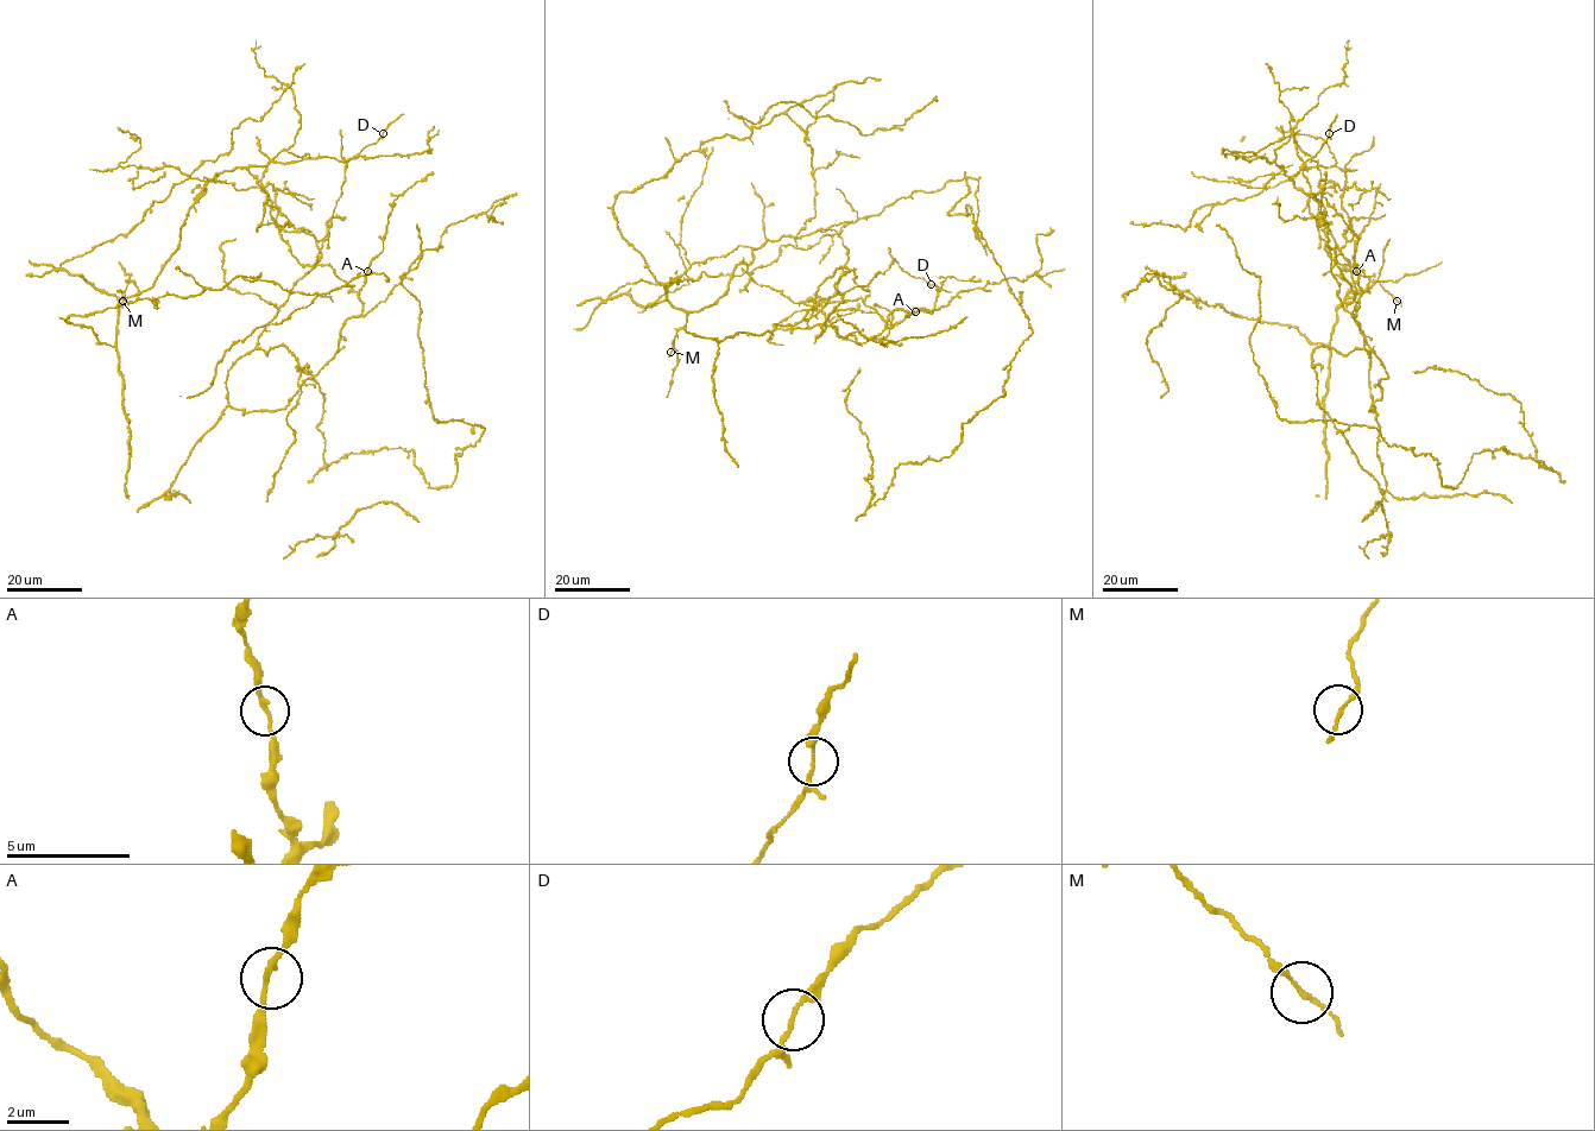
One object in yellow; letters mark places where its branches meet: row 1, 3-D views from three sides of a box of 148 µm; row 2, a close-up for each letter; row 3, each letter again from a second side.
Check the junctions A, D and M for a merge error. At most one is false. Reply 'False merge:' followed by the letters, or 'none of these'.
False merge: none of these

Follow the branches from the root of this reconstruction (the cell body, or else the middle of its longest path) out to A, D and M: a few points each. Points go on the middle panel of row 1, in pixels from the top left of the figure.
A: (806, 320), (774, 324), (833, 326), (840, 337), (865, 343), (894, 310), (915, 311)
D: (806, 320), (814, 316), (830, 297), (865, 286), (878, 271), (883, 273), (893, 258), (903, 271), (931, 284)
M: (806, 320), (837, 294), (870, 292), (864, 302), (795, 303), (737, 264), (729, 289), (687, 315), (670, 352)

